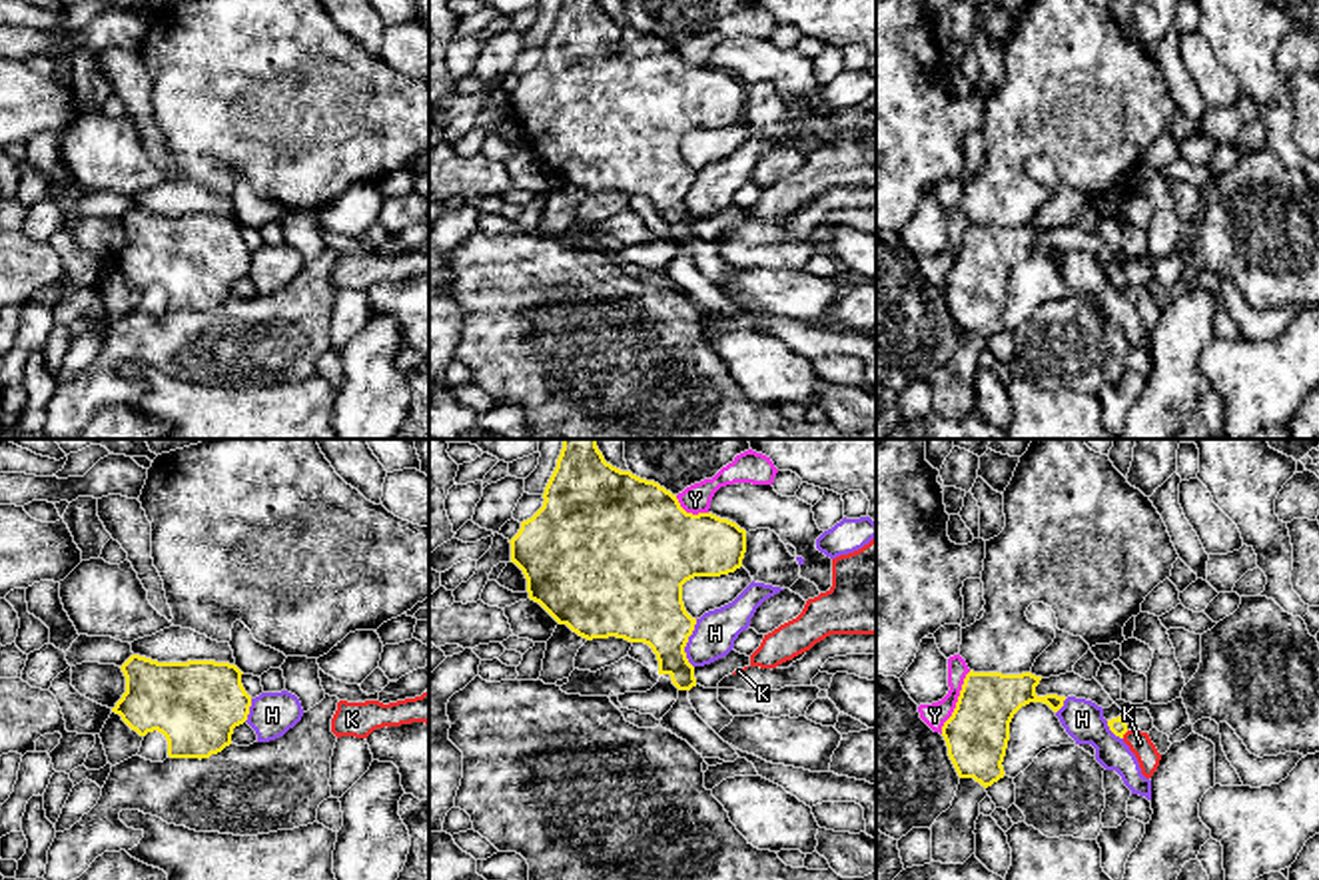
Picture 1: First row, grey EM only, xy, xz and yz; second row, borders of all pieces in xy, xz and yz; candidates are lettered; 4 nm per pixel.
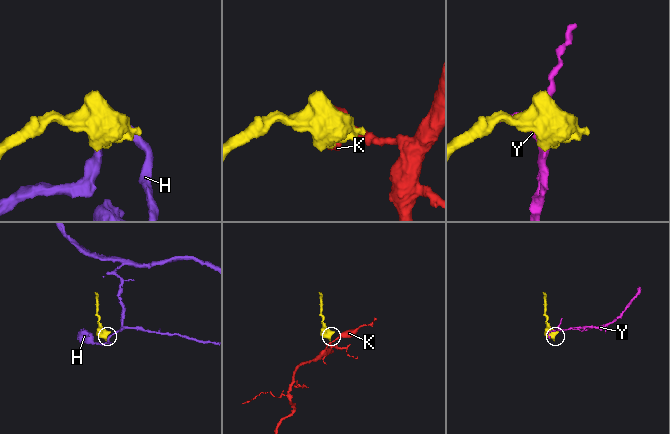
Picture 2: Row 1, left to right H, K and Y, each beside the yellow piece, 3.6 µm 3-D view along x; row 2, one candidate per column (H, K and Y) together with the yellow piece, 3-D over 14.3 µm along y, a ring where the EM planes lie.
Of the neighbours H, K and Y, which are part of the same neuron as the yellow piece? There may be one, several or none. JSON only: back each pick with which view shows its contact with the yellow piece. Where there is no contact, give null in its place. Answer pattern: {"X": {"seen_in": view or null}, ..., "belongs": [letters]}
{"belongs": []}

